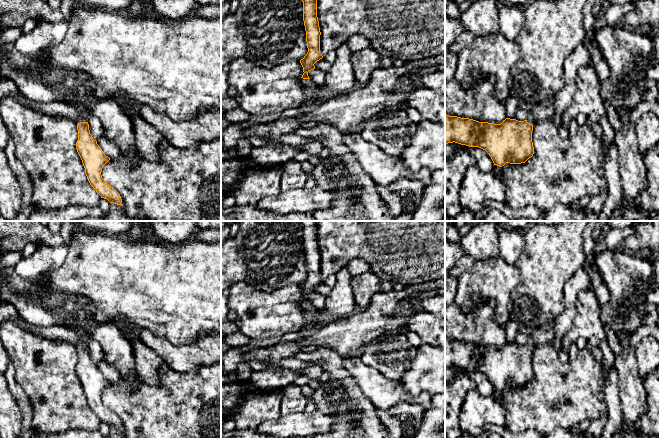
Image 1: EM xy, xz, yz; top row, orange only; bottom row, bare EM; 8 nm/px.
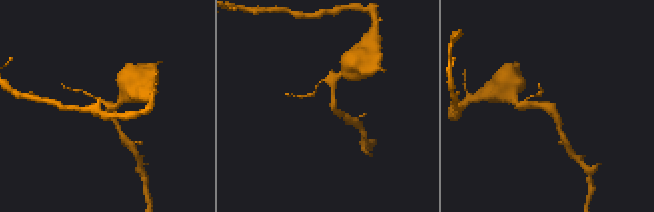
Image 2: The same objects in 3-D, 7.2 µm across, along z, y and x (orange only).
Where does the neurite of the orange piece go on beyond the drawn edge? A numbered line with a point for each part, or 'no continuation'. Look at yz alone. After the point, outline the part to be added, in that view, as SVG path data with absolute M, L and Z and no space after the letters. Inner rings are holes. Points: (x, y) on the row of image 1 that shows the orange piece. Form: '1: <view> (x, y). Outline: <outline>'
1: yz (544, 110). Outline: M547 97L531 110L529 110L529 114L526 120L528 123L534 126L538 122L552 120L554 117L554 112L555 108L553 106L553 100L550 97Z

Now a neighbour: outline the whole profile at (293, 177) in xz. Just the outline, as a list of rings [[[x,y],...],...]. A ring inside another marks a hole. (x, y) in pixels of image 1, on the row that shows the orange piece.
[[[294,159],[286,162],[283,164],[280,184],[281,192],[303,188],[307,178],[307,174],[303,171],[300,162]]]

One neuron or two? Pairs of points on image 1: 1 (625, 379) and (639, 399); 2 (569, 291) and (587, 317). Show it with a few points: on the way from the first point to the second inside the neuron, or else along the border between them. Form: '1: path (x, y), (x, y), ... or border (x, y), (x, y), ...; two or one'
1: path (630, 384), (631, 391), (634, 394); one
2: border (587, 288), (577, 296), (577, 314), (572, 325); two

